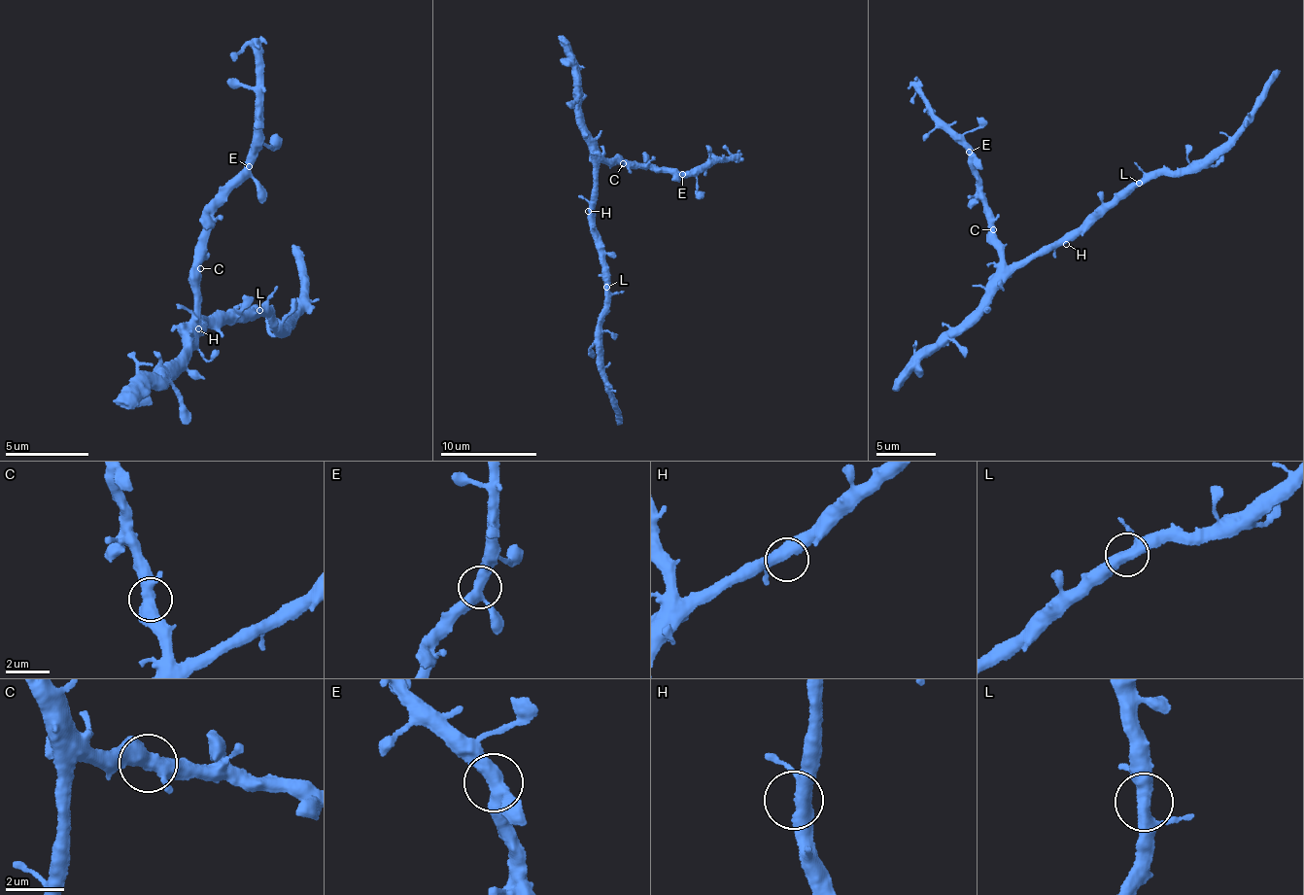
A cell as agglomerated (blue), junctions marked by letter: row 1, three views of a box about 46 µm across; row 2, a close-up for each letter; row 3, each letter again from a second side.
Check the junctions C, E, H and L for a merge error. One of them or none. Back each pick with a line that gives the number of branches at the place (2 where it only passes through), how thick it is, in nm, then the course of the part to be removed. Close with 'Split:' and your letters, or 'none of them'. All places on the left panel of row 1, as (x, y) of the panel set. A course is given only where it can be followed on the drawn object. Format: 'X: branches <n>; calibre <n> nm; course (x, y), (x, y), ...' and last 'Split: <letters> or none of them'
Split: none of them

